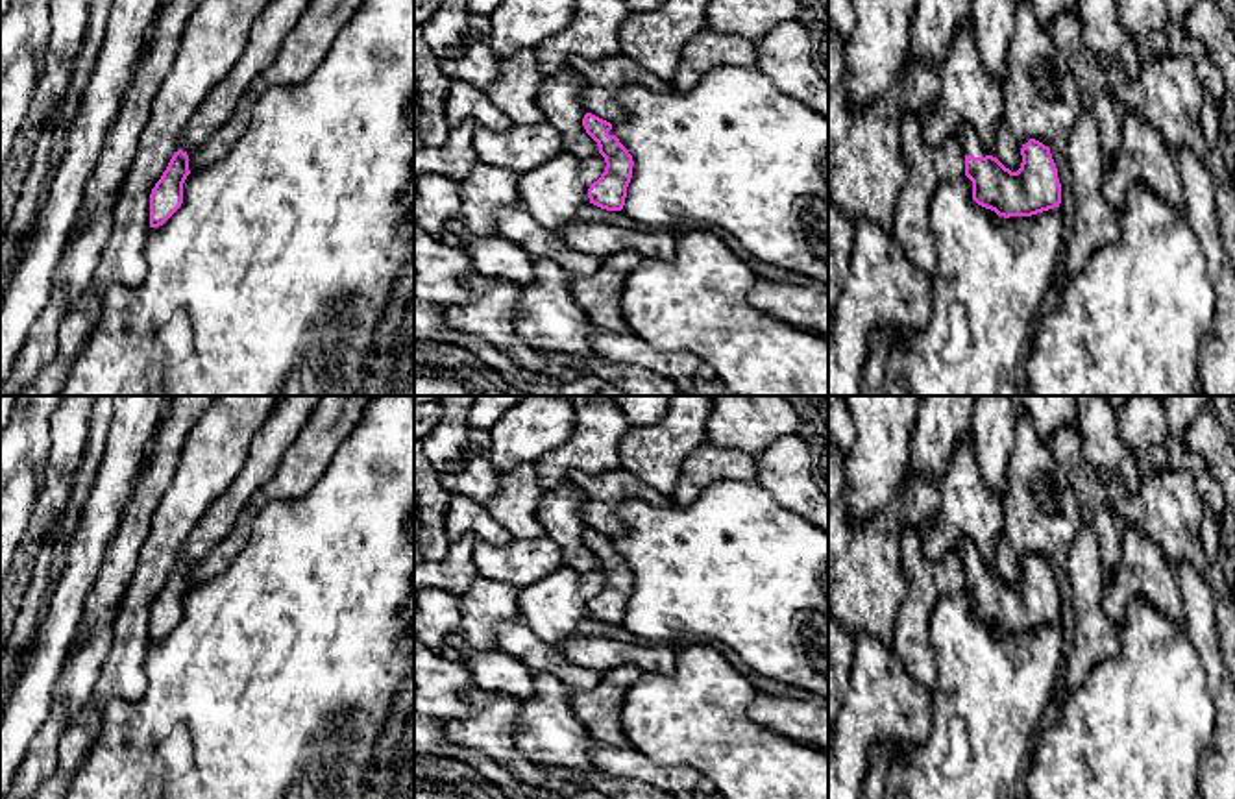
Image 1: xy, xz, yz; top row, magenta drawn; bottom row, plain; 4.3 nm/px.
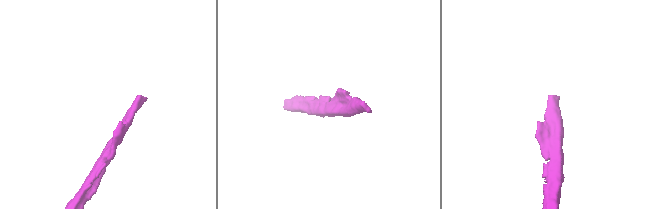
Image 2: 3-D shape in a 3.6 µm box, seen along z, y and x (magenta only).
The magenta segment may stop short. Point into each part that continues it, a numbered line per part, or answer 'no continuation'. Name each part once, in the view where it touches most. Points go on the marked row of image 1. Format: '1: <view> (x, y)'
1: yz (971, 145)

